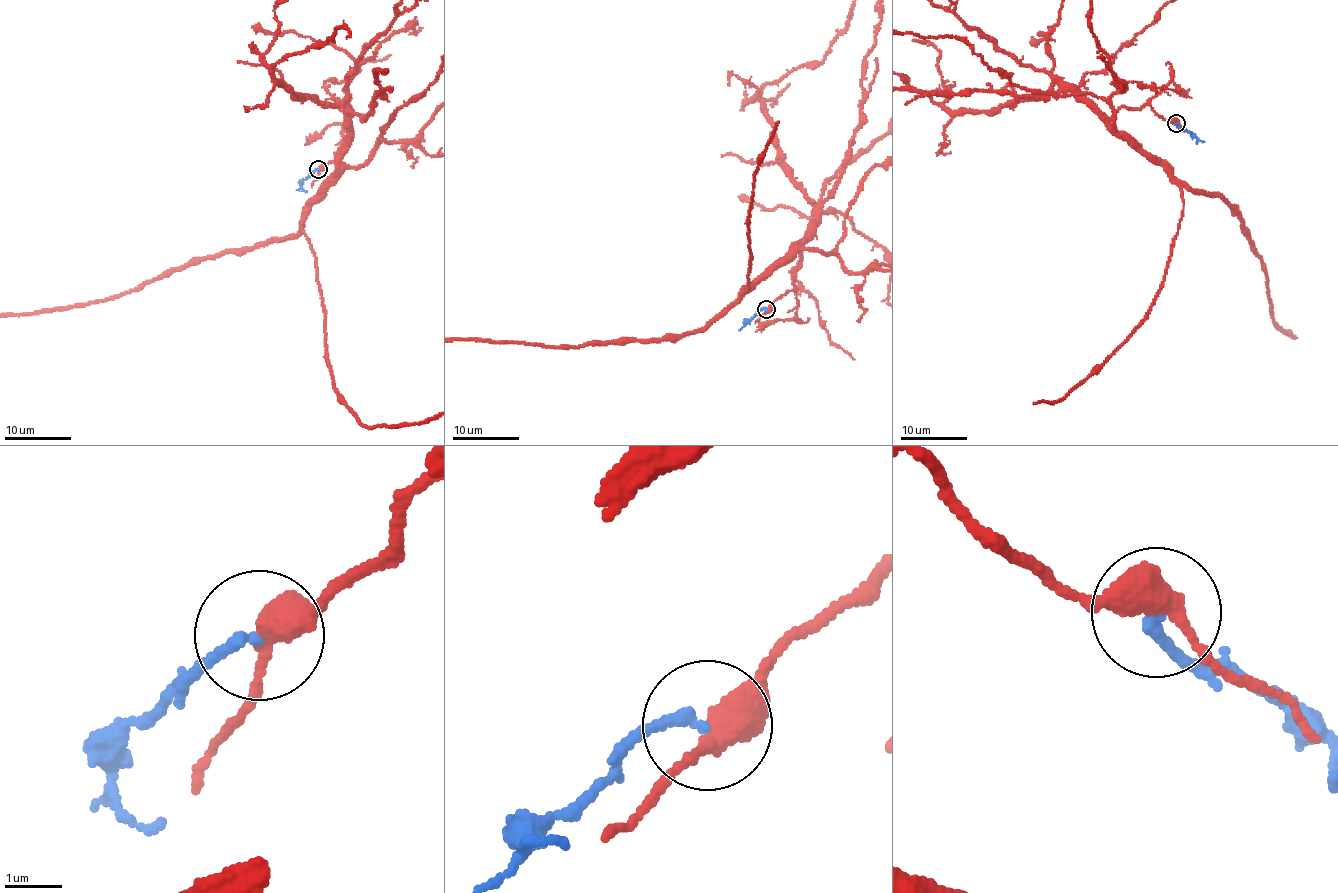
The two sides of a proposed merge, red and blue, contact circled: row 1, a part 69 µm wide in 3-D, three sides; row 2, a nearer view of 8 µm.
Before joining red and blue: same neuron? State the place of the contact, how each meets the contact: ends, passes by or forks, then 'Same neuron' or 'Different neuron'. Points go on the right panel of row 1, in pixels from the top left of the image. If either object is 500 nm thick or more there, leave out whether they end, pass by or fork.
Place: (1176, 123). At the ring red passes by. At the ring blue ends. Different neuron

